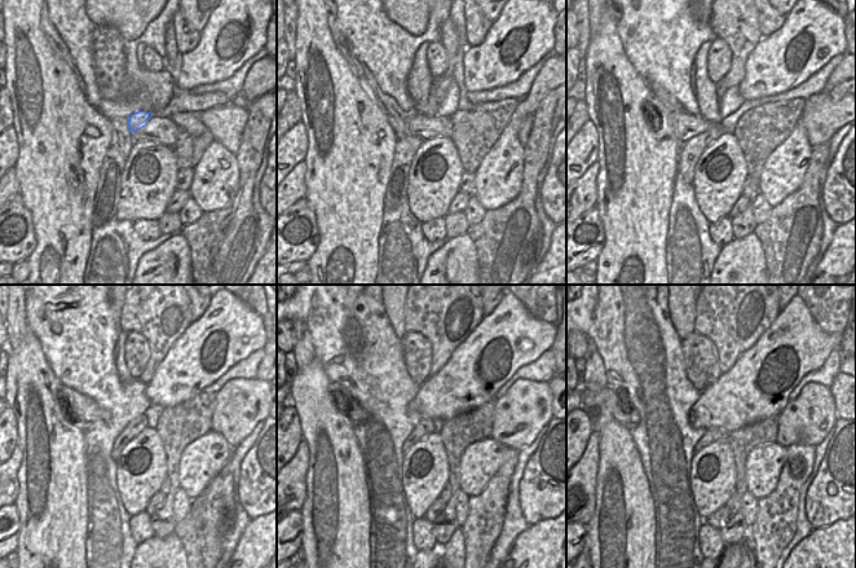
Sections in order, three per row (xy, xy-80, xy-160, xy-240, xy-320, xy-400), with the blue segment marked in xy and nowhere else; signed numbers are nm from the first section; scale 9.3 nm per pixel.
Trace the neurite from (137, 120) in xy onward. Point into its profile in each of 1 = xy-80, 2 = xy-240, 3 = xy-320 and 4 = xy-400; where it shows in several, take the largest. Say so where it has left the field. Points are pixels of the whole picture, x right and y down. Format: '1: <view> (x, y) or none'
1: xy-80 (431, 108)
2: xy-240 (159, 311)
3: xy-320 (445, 311)
4: xy-400 (733, 311)

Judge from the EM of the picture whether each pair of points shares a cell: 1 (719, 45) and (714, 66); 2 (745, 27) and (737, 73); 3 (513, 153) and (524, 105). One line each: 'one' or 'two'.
1: one
2: one
3: one

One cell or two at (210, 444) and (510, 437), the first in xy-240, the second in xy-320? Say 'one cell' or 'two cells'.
two cells

